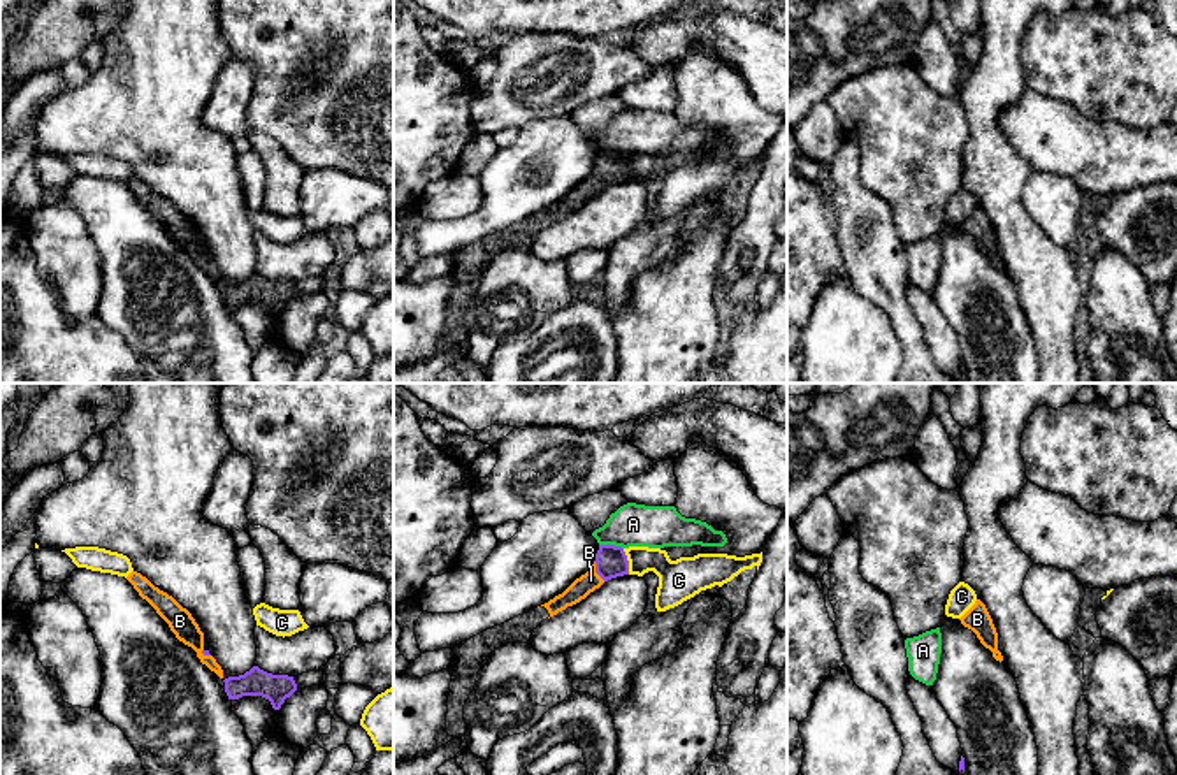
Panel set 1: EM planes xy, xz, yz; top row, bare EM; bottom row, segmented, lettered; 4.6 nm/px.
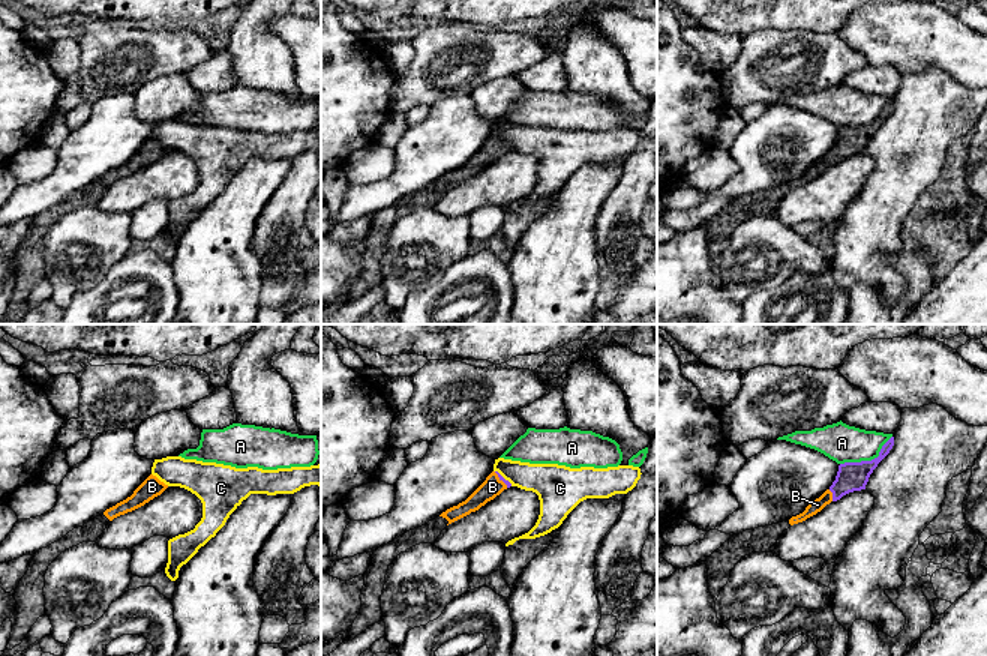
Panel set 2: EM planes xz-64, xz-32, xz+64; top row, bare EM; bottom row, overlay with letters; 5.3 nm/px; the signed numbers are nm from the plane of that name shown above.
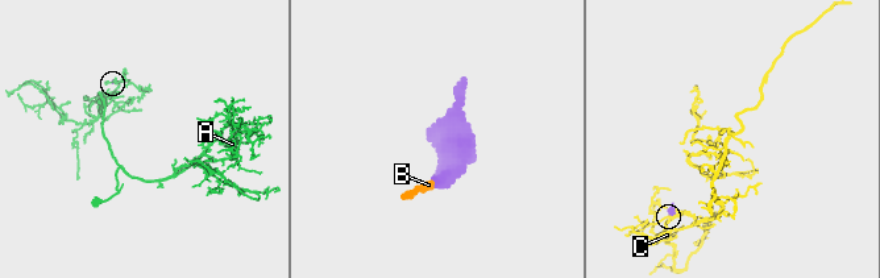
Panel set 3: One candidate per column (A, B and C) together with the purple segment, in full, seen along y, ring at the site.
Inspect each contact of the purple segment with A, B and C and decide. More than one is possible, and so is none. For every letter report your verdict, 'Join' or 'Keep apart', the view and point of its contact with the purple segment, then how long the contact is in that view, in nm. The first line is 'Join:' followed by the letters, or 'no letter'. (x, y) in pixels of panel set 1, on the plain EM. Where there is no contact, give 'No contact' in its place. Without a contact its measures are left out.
Join: B
A: Keep apart. Touches purple at xz (612, 152). Shared border 110 nm
B: Join. Touches purple at xz (596, 178). Shared border 110 nm
C: Keep apart. Touches purple at xz (628, 167). Shared border 120 nm

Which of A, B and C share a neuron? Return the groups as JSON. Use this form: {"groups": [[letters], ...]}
{"groups": [["A"], ["B"], ["C"]]}

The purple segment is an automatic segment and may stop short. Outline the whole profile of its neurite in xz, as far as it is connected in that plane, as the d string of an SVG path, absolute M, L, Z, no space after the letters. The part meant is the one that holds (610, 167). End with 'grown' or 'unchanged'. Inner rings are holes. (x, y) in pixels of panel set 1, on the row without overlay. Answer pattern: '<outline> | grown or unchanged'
M599 151L592 174L576 185L562 200L548 209L518 221L501 232L494 232L453 255L450 272L451 288L448 297L446 339L453 344L466 343L464 311L474 297L483 267L506 250L529 250L534 235L548 223L557 221L585 206L604 188L629 181L629 167L622 153Z | grown

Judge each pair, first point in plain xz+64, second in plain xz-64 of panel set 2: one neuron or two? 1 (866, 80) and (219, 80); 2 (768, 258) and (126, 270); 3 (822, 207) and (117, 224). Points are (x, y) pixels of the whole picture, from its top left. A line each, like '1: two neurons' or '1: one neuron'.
1: one neuron
2: two neurons
3: two neurons

